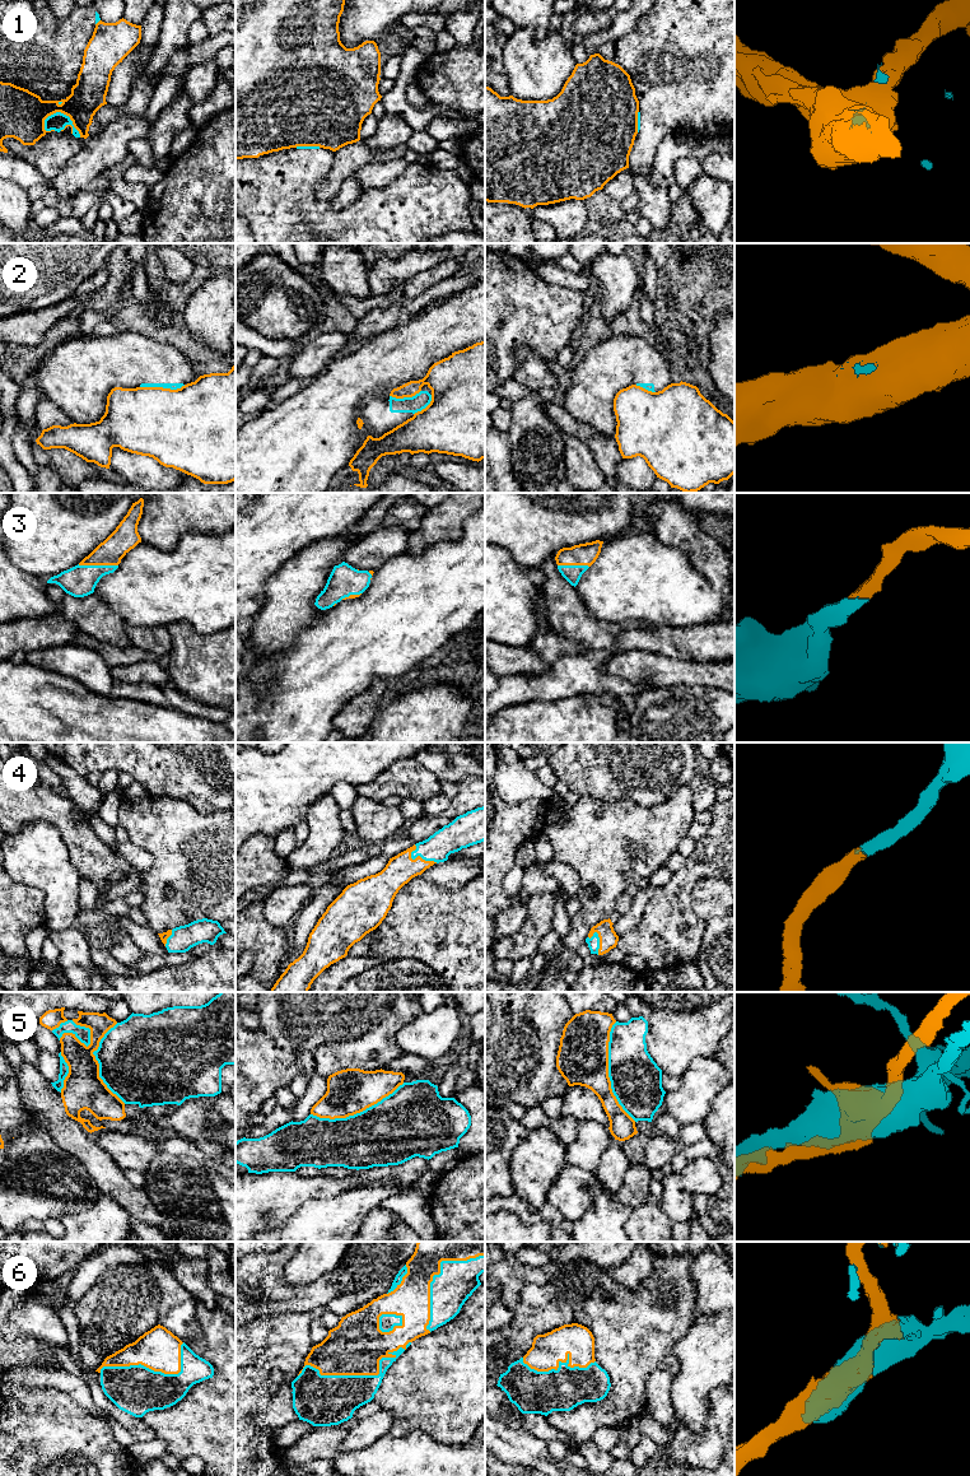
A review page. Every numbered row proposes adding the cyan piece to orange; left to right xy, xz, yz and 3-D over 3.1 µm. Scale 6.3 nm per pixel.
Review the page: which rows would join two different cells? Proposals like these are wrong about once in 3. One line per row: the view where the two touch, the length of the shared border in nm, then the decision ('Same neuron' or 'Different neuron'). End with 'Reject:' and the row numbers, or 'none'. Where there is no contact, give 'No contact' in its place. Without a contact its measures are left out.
1: Touches orange in xy. Shared border 260 nm. Different neuron
2: Touches orange in xy. Shared border 280 nm. Different neuron
3: Touches orange in xy. Shared border 260 nm. Same neuron
4: Touches orange in xz. Shared border 190 nm. Same neuron
5: Touches orange in yz. Shared border 650 nm. Different neuron
6: Touches orange in xz. Shared border 750 nm. Same neuron
Reject: 1, 2, 5

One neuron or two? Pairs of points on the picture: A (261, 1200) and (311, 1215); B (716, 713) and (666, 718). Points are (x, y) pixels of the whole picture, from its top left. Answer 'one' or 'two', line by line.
A: two
B: one

